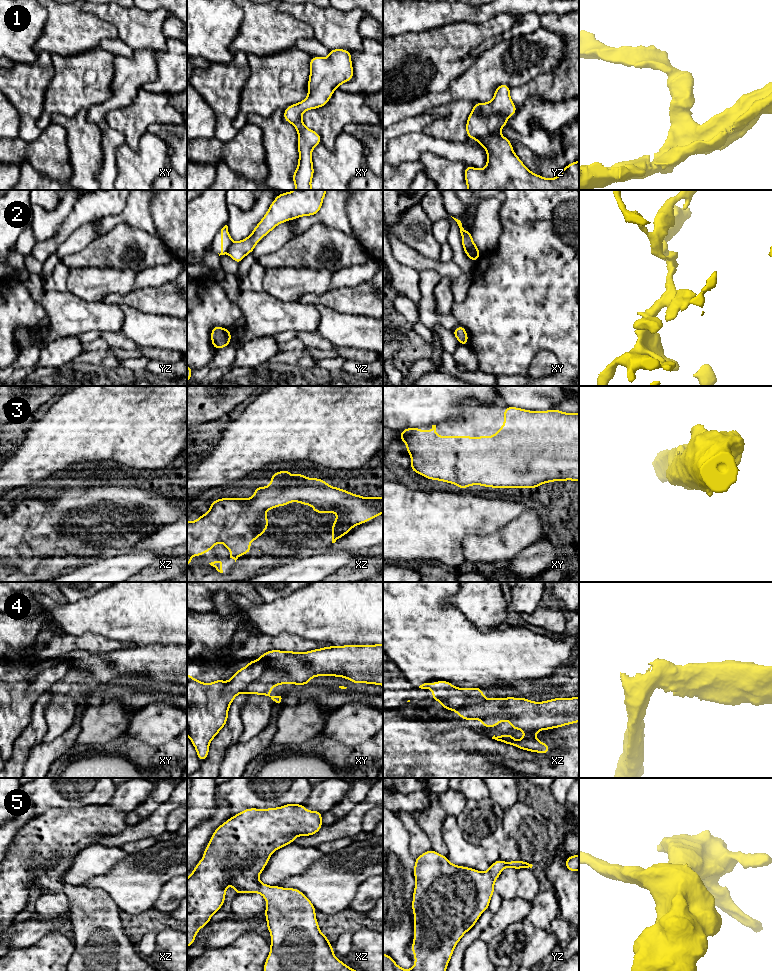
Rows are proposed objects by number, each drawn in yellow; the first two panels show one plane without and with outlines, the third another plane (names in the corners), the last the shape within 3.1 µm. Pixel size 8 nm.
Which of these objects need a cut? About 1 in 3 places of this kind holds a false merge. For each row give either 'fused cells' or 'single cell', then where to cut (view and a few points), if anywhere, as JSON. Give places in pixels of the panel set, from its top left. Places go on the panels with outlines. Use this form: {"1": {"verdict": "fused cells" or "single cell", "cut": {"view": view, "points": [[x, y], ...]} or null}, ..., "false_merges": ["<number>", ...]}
{"1": {"verdict": "single cell", "cut": null}, "2": {"verdict": "fused cells", "cut": {"view": "xy", "points": [[464, 248], [478, 256]]}}, "3": {"verdict": "single cell", "cut": null}, "4": {"verdict": "fused cells", "cut": {"view": "xy", "points": [[260, 660], [284, 670], [289, 675], [291, 682]]}}, "5": {"verdict": "single cell", "cut": null}, "false_merges": ["2", "4"]}

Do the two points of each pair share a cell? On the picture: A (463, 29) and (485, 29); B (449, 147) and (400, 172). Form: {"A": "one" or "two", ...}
{"A": "one", "B": "two"}

